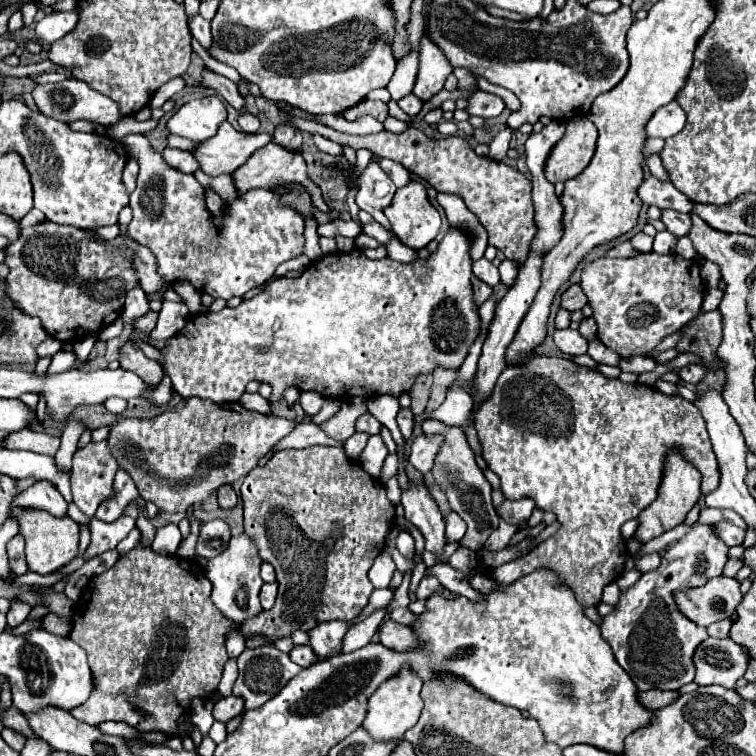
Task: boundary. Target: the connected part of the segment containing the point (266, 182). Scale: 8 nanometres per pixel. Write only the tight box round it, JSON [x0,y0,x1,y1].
[234,142,329,214]

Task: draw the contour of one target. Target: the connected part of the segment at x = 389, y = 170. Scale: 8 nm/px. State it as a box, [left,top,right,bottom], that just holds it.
[380,158,410,186]

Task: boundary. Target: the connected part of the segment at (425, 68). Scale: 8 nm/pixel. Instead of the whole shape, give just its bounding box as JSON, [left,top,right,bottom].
[412,36,452,102]

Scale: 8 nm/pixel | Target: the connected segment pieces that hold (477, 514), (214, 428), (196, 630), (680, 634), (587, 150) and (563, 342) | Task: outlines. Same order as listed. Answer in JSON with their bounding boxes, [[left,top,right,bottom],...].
[[422,418,499,552],[106,398,312,512],[70,540,232,734],[600,524,728,690],[544,118,596,196],[554,328,588,356]]

